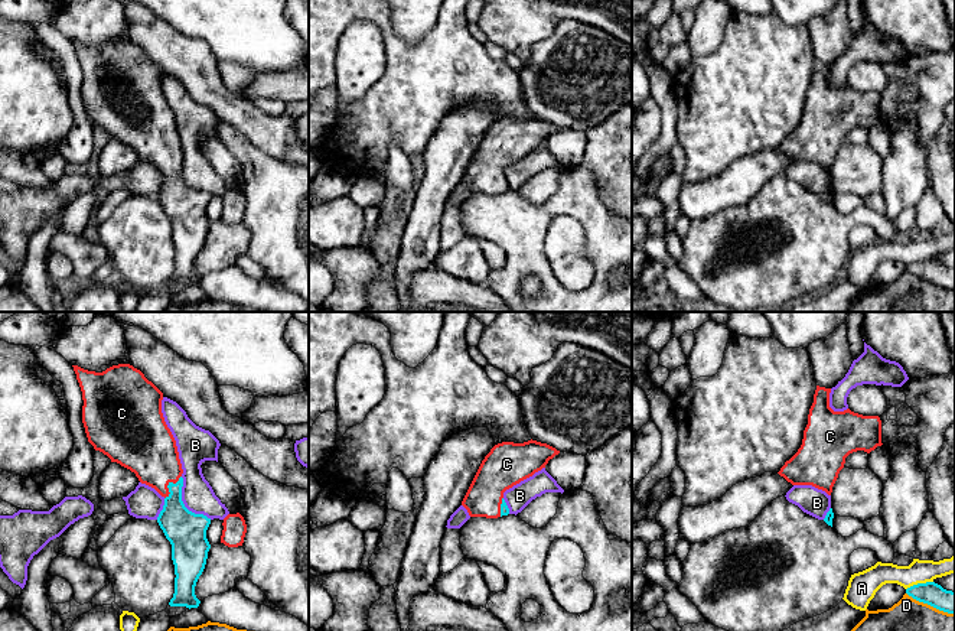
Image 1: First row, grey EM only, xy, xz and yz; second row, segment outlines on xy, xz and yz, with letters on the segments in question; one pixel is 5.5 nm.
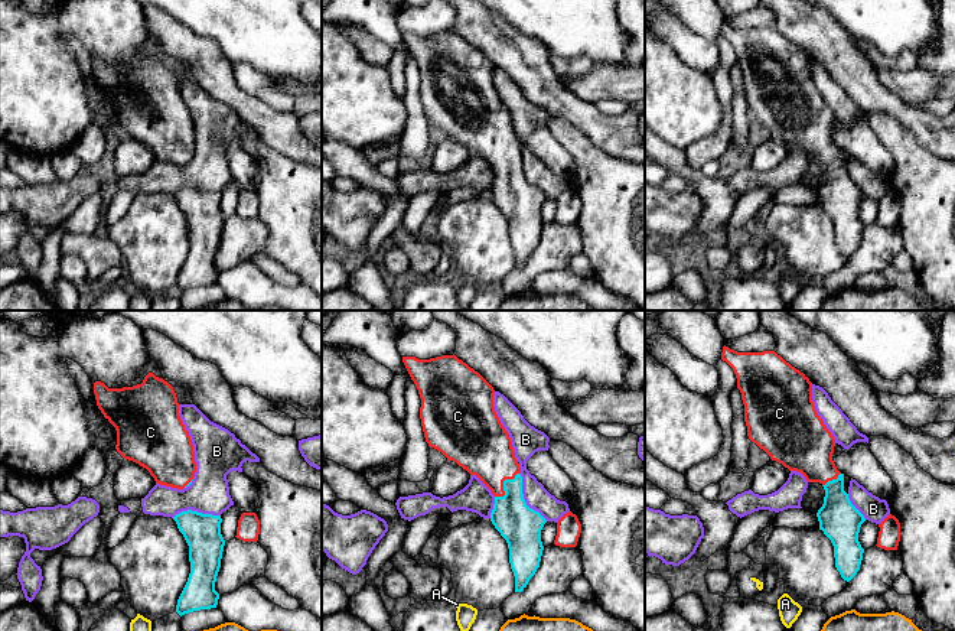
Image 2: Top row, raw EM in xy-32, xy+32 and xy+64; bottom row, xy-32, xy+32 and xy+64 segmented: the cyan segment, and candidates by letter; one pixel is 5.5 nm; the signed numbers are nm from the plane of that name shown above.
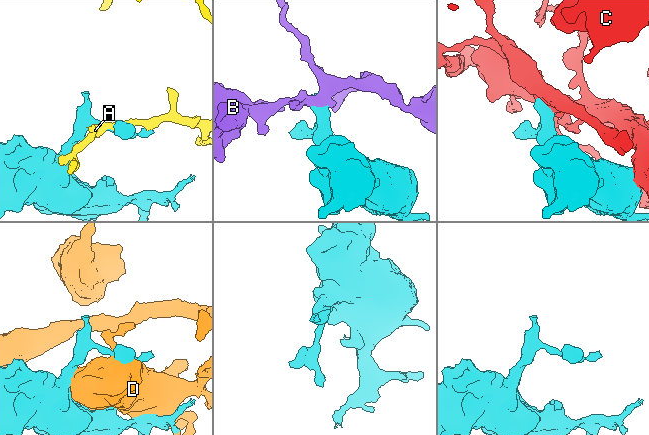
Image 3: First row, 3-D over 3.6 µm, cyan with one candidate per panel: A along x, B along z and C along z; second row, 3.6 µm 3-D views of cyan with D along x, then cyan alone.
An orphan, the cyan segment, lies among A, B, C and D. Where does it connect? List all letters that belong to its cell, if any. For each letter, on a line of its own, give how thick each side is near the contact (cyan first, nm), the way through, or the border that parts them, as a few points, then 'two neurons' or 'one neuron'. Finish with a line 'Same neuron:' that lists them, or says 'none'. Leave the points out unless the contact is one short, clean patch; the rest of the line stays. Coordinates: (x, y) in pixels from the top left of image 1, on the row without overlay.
A: calibres 130 and 130 nm; two neurons
B: calibres 220 and 180 nm; border xy (181, 153), (182, 179), (189, 186), (211, 195); two neurons
C: calibres 200 and 320 nm; one neuron
D: calibres 130 and 380 nm; two neurons
Same neuron: C

